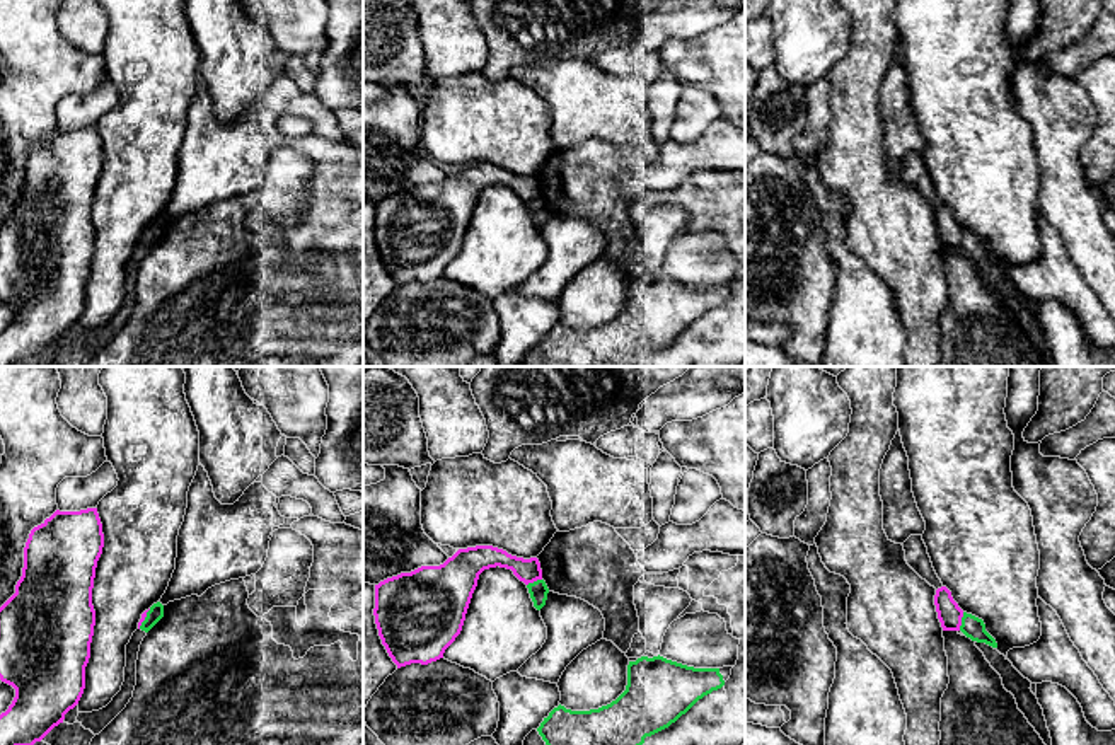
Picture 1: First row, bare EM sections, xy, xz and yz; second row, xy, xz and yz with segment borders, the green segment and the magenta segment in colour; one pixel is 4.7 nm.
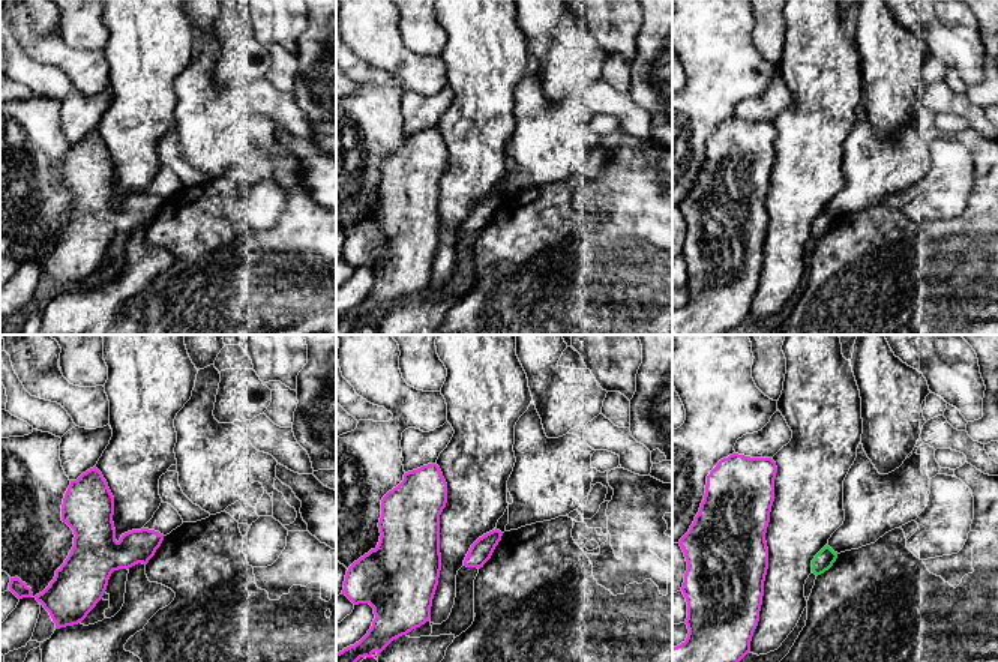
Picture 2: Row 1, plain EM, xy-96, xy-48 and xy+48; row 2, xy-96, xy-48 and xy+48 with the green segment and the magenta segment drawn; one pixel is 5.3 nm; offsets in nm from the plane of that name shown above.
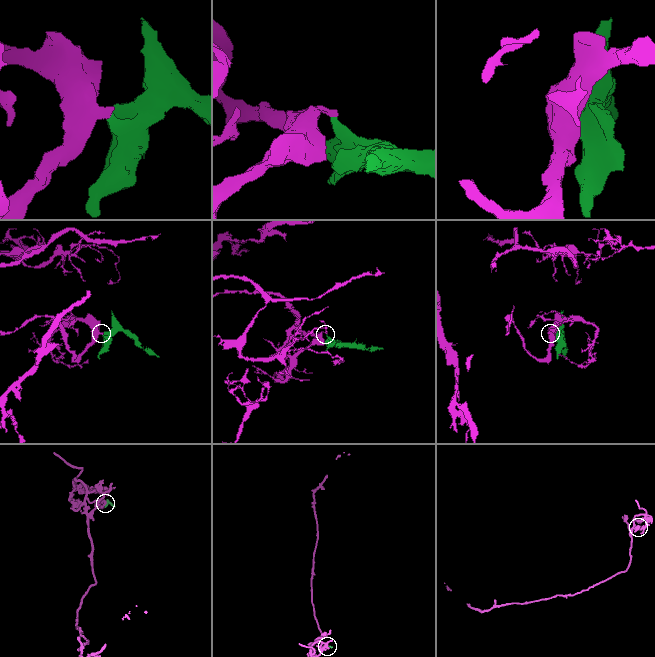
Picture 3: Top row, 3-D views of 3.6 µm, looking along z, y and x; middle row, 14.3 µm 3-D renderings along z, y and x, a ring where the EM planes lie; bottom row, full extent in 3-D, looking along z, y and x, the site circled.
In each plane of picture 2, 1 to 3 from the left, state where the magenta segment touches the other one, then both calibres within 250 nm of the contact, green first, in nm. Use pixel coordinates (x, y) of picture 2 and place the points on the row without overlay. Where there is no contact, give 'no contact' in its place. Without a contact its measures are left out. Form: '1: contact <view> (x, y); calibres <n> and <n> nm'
1: no contact
2: no contact
3: no contact

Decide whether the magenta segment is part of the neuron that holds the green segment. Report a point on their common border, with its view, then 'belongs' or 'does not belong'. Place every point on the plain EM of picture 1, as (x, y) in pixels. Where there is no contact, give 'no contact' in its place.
meets green in yz at (962, 239); does not belong

